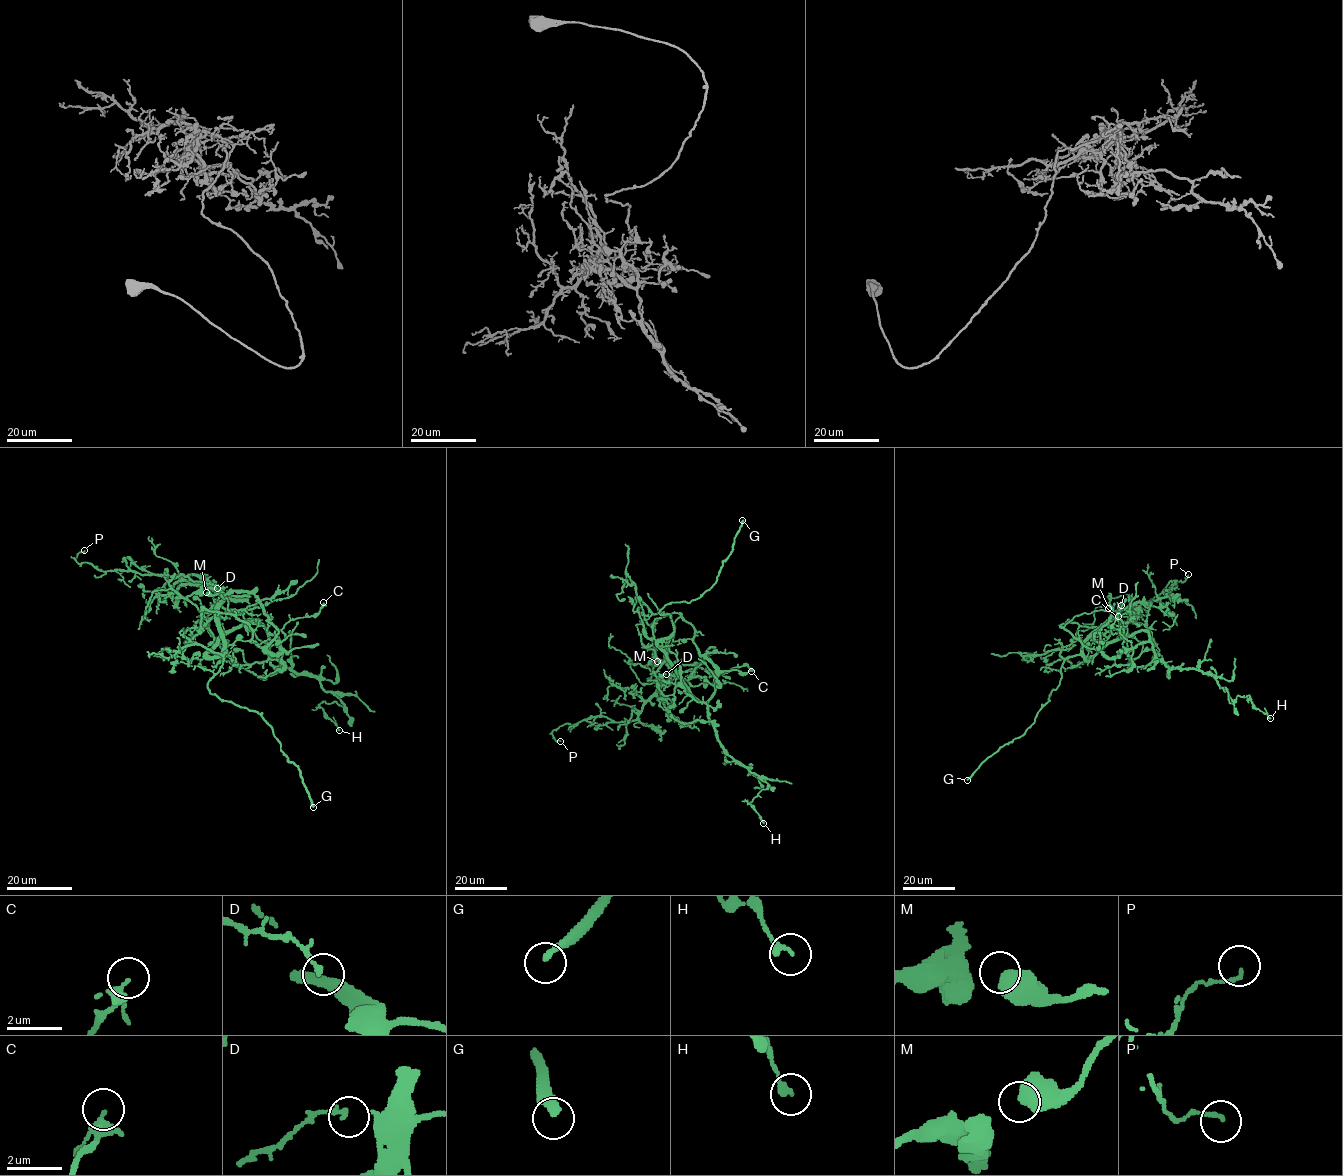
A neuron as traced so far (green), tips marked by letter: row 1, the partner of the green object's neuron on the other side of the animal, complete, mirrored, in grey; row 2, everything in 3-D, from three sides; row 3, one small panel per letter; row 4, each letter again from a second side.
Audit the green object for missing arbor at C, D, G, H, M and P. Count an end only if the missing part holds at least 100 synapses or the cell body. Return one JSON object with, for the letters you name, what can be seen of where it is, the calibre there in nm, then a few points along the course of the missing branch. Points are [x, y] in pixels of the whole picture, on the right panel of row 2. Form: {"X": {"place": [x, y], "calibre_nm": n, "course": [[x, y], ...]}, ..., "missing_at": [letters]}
{"G": {"place": [967, 780], "calibre_nm": 280}, "missing_at": ["G"]}

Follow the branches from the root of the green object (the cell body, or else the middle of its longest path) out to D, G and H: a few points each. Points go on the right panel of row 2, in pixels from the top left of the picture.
D: (1107, 645), (1088, 660), (1081, 651), (1103, 625), (1119, 628), (1107, 607), (1110, 599), (1130, 595), (1121, 605)
G: (1107, 645), (1088, 660), (1067, 657), (1059, 685), (1035, 721), (967, 780)
H: (1107, 645), (1144, 630), (1154, 654), (1166, 666), (1210, 673), (1231, 699), (1248, 695), (1252, 704), (1270, 718)

